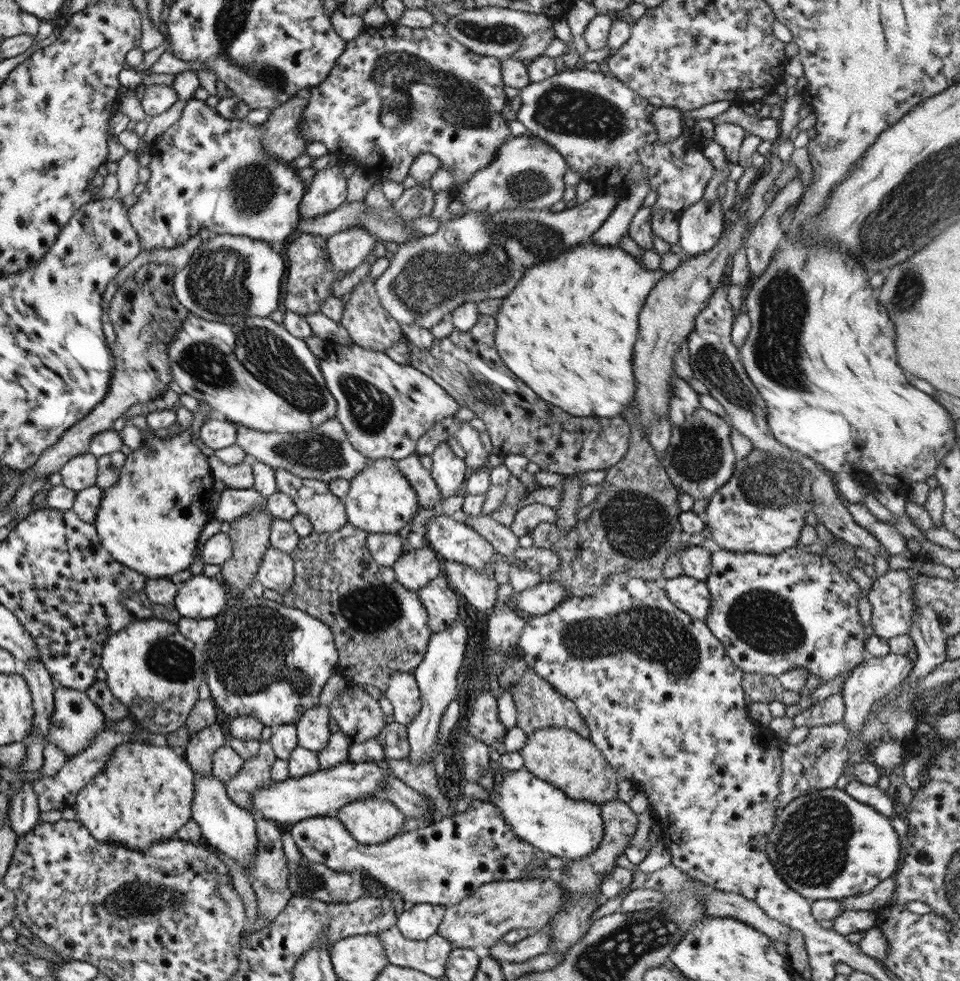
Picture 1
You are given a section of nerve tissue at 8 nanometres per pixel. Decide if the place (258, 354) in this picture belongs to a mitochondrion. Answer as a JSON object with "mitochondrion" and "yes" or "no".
{"mitochondrion":"yes"}

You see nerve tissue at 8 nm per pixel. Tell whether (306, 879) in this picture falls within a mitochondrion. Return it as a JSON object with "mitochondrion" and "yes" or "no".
{"mitochondrion":"yes"}

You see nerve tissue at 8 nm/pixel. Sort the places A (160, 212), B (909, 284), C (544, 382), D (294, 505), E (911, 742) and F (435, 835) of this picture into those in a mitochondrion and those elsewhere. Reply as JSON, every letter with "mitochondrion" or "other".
{"A":"other","B":"mitochondrion","C":"other","D":"other","E":"other","F":"other"}

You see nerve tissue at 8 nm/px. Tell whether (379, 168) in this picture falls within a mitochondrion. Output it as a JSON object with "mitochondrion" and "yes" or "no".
{"mitochondrion":"no"}

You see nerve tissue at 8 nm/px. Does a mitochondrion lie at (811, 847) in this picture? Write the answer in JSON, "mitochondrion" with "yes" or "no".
{"mitochondrion":"yes"}

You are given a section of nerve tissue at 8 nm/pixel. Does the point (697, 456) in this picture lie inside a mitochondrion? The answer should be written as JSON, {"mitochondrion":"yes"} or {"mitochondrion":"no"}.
{"mitochondrion":"yes"}

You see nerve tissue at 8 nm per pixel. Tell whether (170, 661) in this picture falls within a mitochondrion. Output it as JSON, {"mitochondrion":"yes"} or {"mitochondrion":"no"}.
{"mitochondrion":"yes"}

